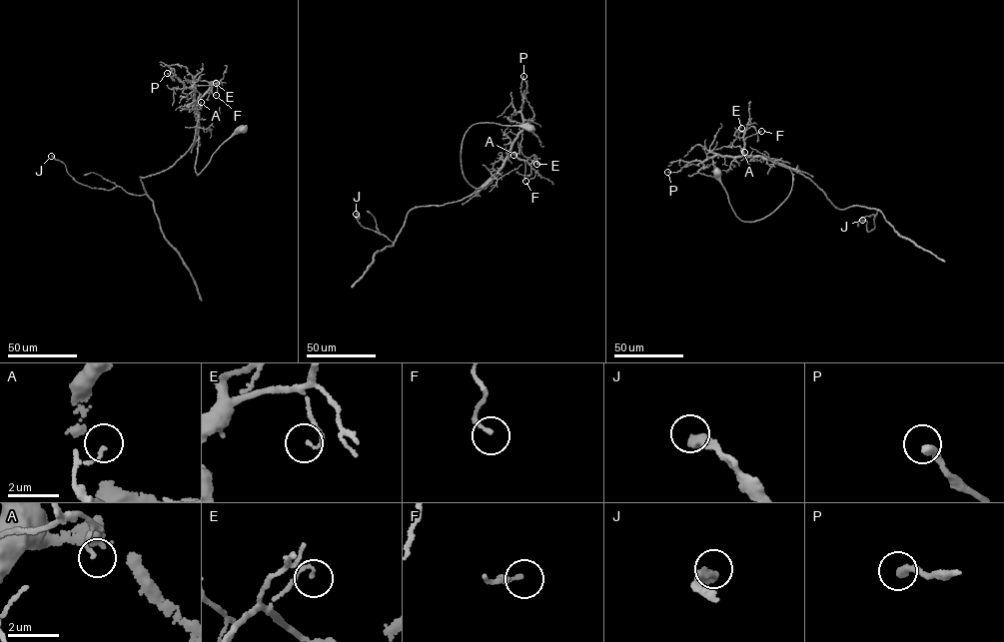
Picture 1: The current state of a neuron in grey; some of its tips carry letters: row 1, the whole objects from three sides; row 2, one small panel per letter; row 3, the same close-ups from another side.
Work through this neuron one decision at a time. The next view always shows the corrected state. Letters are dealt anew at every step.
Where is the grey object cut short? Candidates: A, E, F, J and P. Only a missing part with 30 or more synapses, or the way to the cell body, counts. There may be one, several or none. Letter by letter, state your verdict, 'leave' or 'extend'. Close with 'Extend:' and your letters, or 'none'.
A: leave
E: leave
F: leave
J: leave
P: leave
Extend: none

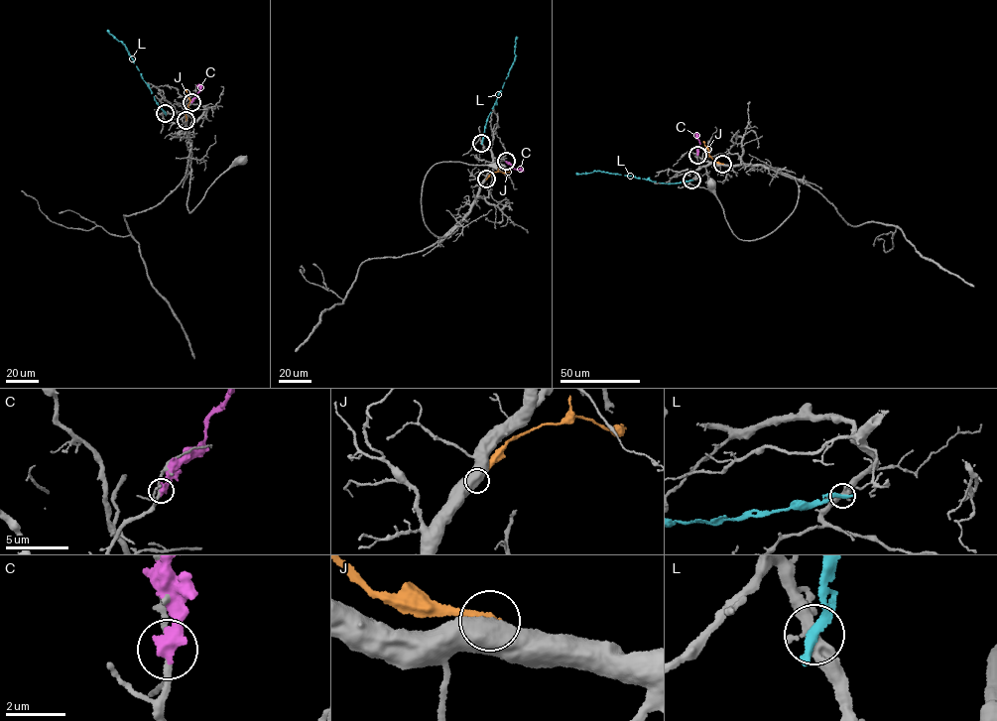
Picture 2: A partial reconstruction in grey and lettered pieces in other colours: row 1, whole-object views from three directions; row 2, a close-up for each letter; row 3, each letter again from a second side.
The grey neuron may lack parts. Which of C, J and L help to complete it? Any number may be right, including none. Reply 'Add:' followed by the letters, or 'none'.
Add: none

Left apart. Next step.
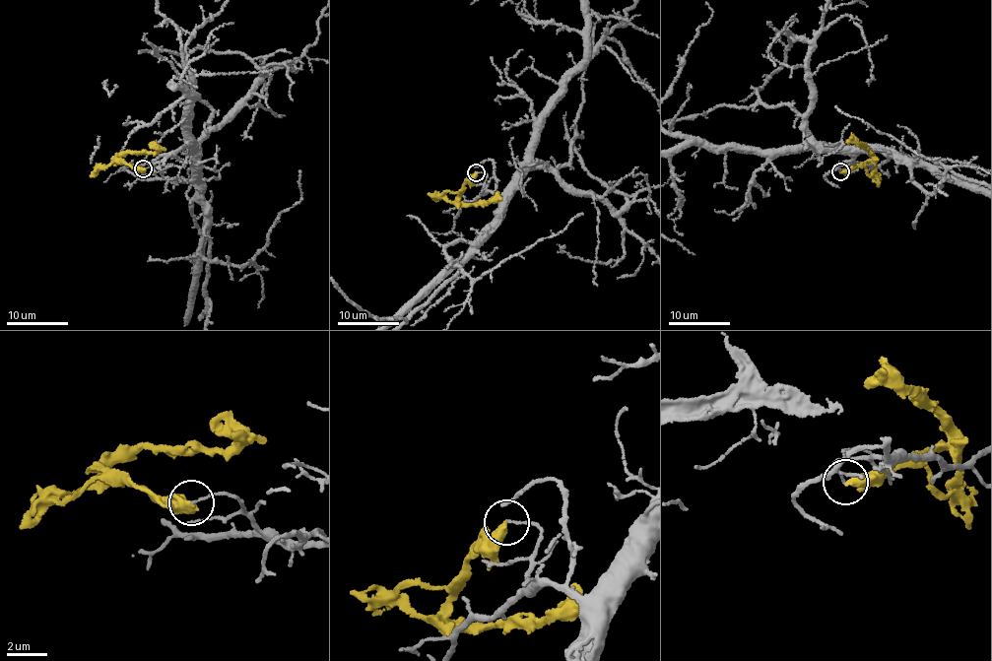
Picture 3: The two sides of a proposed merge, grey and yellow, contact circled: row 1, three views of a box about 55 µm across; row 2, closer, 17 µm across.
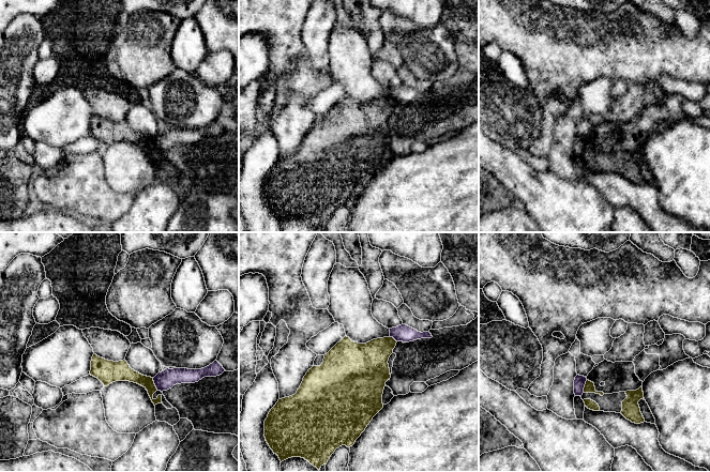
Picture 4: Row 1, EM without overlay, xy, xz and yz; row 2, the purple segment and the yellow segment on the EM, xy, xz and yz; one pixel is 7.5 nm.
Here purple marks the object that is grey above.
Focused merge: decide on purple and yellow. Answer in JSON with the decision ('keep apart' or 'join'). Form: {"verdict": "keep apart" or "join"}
{"verdict": "keep apart"}

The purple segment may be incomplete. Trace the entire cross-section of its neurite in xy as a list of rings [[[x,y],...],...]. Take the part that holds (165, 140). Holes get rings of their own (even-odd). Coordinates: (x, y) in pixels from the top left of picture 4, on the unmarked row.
[[[214,121],[209,126],[201,130],[187,130],[187,128],[166,128],[164,132],[158,133],[154,138],[154,144],[157,151],[167,151],[176,144],[181,143],[195,143],[205,137],[216,137],[225,132],[223,126]]]

